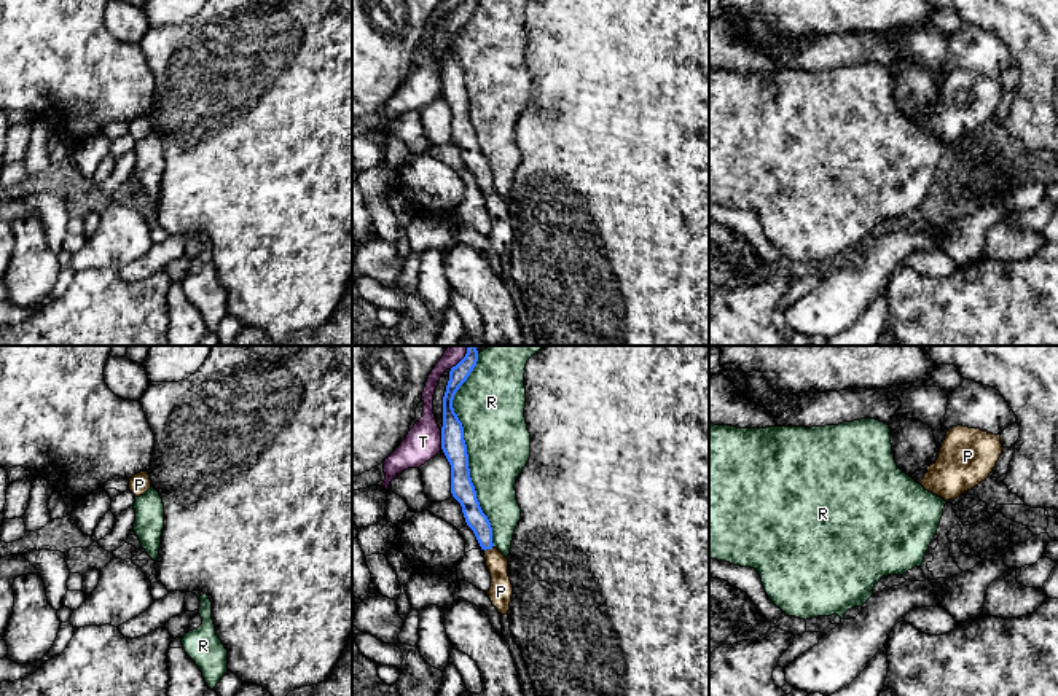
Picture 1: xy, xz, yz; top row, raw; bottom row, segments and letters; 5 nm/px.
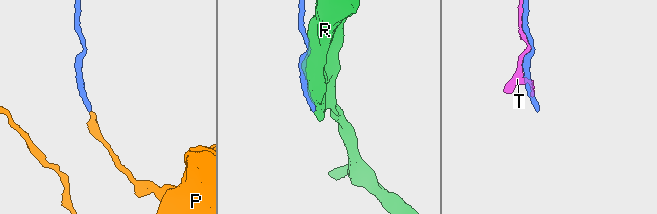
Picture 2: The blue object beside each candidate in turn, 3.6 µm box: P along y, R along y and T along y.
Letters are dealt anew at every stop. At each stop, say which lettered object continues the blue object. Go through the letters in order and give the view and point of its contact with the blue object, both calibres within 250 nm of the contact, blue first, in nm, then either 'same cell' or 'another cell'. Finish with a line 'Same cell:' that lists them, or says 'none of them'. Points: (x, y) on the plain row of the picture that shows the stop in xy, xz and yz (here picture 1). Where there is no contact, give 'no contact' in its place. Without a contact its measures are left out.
P: contact xz (488, 191); calibres 100 and 120 nm; same cell
R: contact xz (466, 94); calibres 120 and 320 nm; another cell
T: contact xz (442, 82); calibres 120 and 180 nm; another cell
Same cell: P

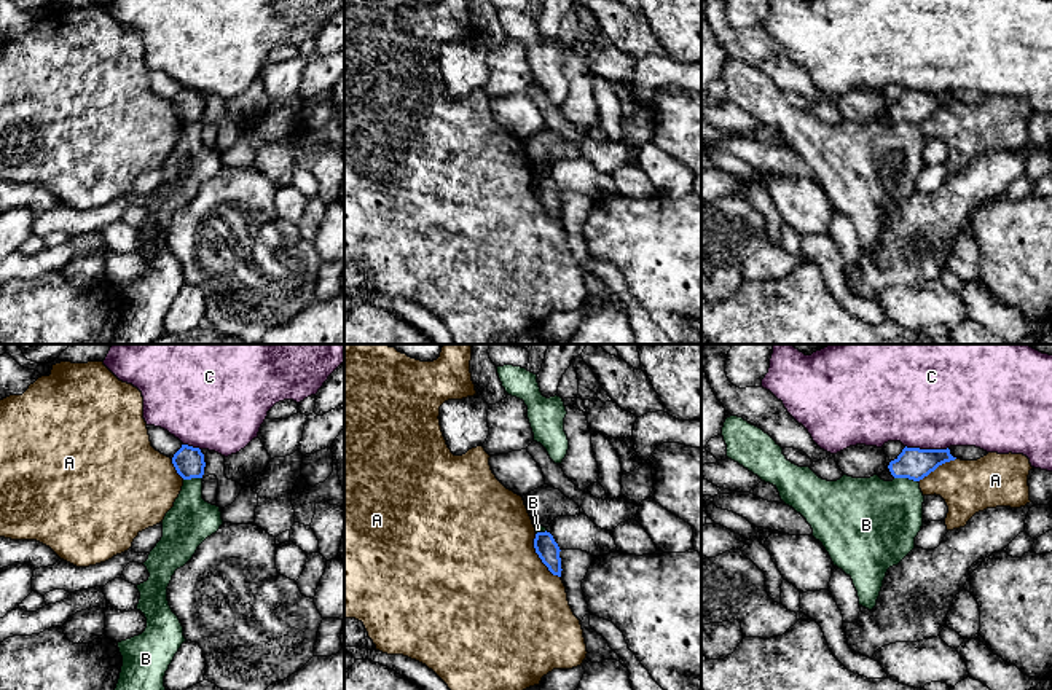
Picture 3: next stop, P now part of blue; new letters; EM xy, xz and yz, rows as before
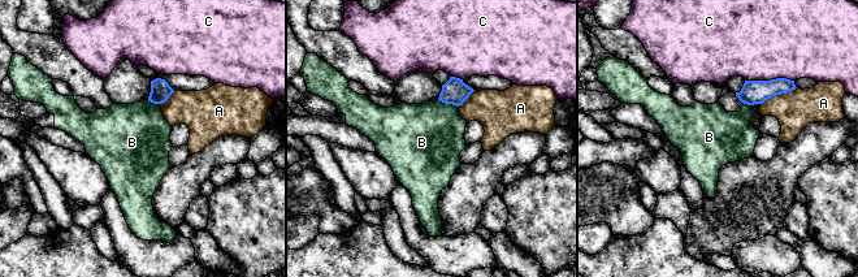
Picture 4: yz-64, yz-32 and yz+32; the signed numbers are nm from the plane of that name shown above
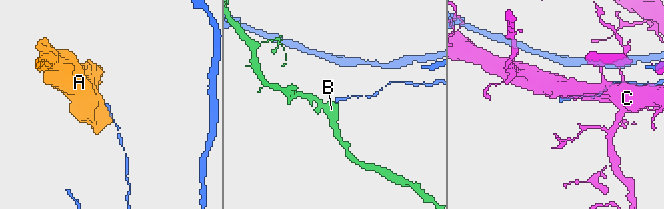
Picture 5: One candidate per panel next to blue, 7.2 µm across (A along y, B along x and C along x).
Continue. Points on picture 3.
A: contact xz (539, 199); calibres 110 and 500 nm; another cell
B: contact yz (906, 120); calibres 160 and 380 nm; another cell
C: contact yz (926, 93); calibres 160 and 460 nm; another cell
Same cell: none of them

